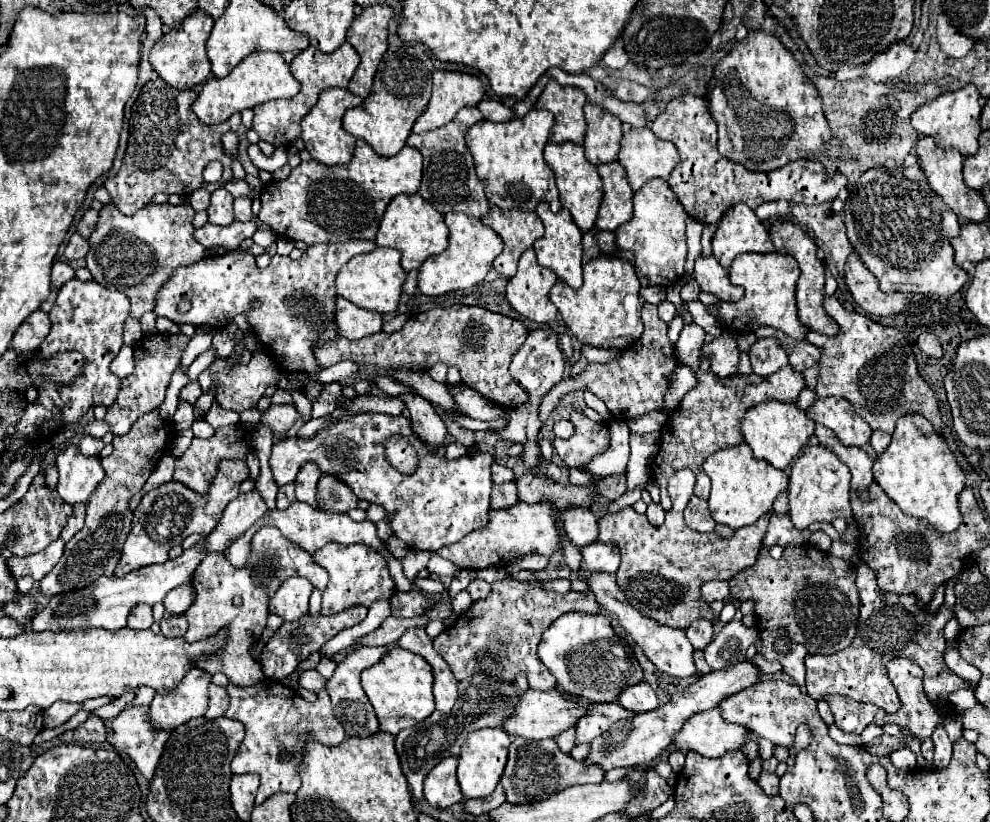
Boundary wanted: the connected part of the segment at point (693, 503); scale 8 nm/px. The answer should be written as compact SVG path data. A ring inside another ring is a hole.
M693 496L687 504L687 510L685 510L685 522L695 528L697 532L711 532L715 522L709 514L709 506L707 506L707 500L701 500L697 496Z

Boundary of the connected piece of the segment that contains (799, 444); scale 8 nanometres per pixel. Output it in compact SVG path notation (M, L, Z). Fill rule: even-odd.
M767 402L761 406L753 406L743 418L743 436L751 446L755 458L763 458L781 470L789 468L789 464L797 458L813 432L815 424L795 402Z

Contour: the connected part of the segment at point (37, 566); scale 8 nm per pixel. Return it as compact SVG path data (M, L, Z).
M57 538L43 552L37 552L37 554L25 556L25 558L17 558L17 556L9 558L7 566L9 566L9 570L13 572L15 578L31 576L35 580L43 580L45 574L49 574L55 568L55 564L59 562L59 558L63 554L63 546L65 546L63 540Z

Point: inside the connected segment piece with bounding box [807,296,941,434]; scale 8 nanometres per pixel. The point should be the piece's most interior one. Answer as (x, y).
(872, 366)

